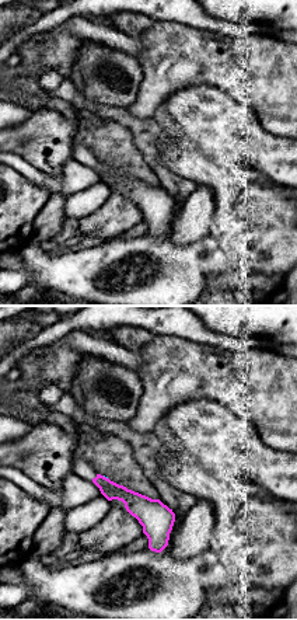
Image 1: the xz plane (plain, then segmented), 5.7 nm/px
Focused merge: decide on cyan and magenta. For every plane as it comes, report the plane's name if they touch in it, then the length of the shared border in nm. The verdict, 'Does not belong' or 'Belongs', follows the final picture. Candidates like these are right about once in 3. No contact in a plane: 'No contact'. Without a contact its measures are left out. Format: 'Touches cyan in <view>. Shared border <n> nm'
No contact

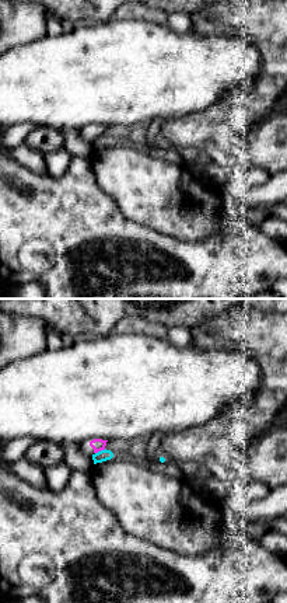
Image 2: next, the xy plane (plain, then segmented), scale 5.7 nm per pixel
Touches cyan in xy. Shared border 70 nm

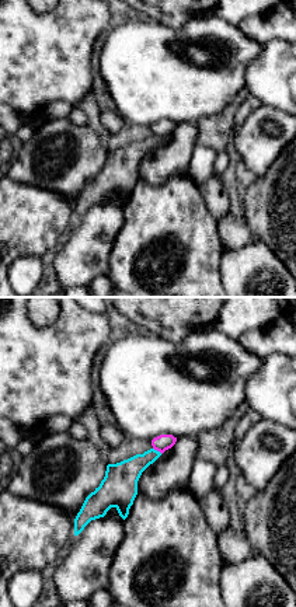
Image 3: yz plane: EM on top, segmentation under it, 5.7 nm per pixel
Touches cyan in yz. Shared border 70 nm

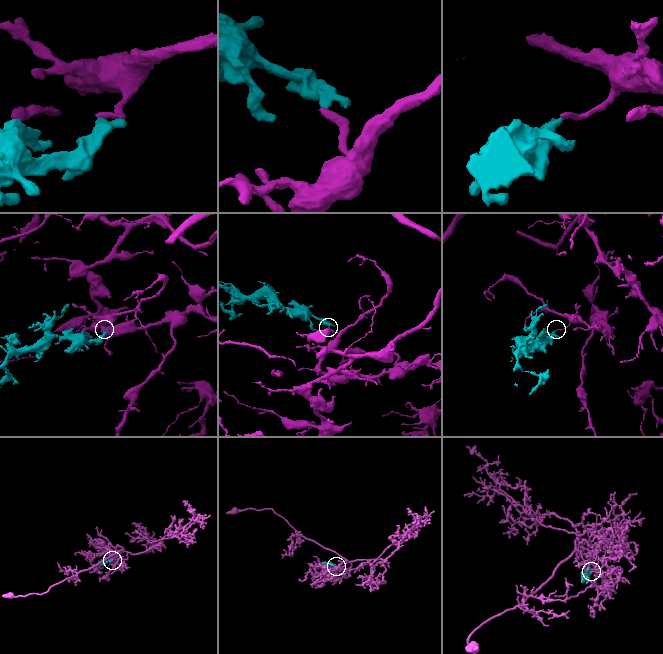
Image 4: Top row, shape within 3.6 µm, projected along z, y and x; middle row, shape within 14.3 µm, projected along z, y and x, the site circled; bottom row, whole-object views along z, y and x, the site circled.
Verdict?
Does not belong

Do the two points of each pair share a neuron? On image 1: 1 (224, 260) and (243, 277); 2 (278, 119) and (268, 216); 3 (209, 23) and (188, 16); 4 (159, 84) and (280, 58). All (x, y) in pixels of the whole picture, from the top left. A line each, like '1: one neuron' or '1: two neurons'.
1: two neurons
2: two neurons
3: one neuron
4: one neuron

